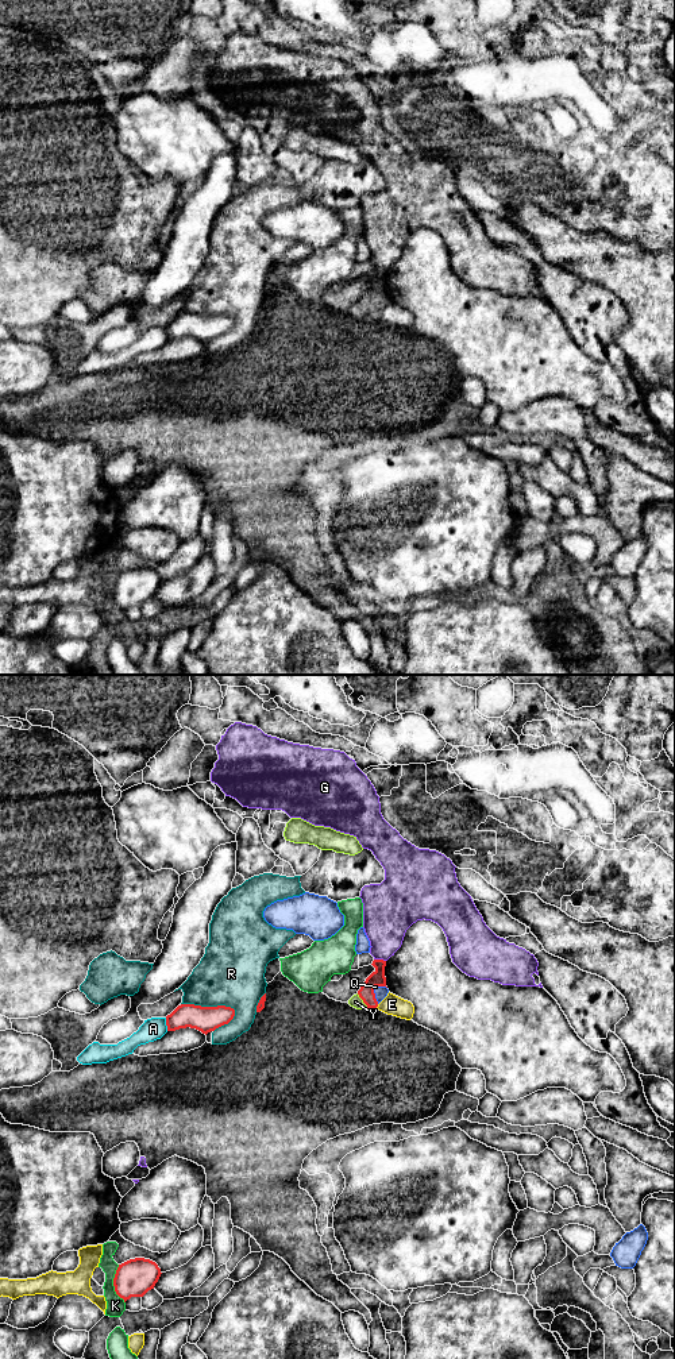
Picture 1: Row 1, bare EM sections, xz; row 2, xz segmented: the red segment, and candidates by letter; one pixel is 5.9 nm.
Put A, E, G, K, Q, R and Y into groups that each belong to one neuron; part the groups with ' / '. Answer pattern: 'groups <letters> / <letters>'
groups A / E / G / K / Q / R / Y

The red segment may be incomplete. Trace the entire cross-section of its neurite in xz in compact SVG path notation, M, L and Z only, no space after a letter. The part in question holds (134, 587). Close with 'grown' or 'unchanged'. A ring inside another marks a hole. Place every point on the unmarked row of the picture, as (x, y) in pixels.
M135 567L119 574L113 595L116 603L124 609L131 606L143 606L154 598L161 586L161 578L150 568Z; unchanged

